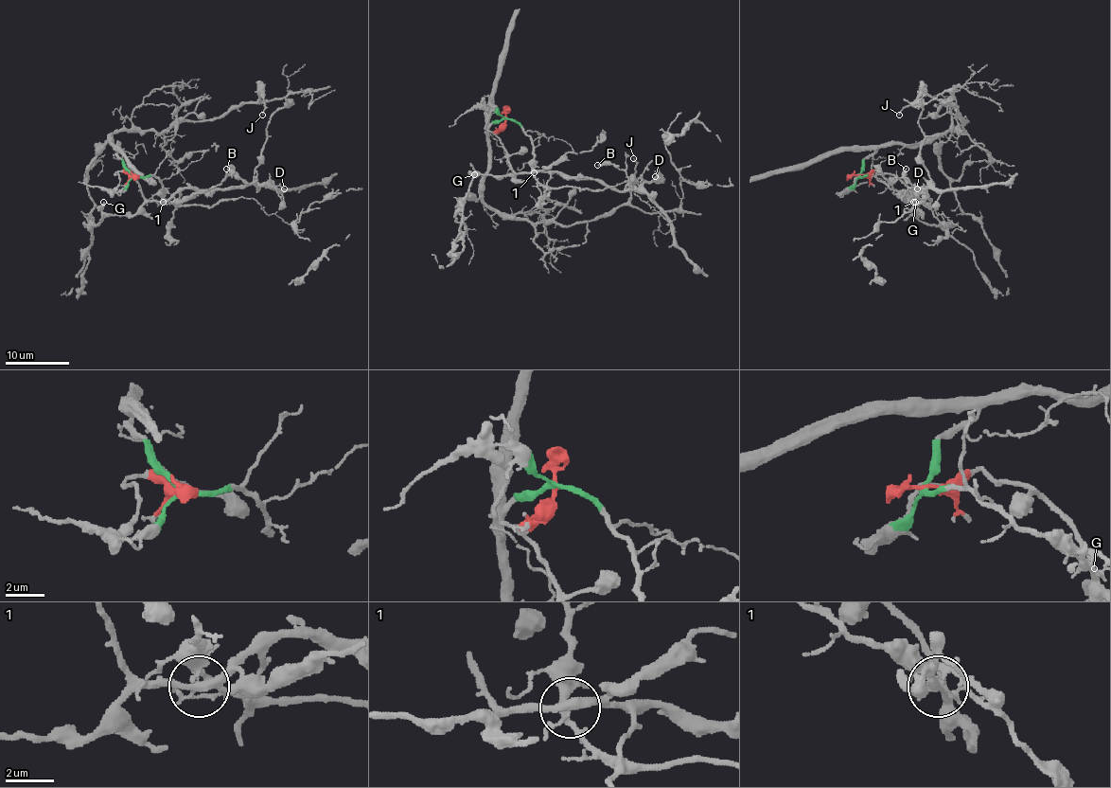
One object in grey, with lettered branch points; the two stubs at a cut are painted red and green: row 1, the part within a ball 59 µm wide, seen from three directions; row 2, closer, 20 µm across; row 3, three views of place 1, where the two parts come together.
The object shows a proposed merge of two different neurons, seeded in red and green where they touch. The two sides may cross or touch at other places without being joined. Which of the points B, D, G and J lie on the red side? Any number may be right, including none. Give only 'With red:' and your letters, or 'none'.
With red: B, D, G

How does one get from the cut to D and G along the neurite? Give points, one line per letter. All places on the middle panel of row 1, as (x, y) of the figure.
D: (505, 118), (498, 139), (512, 170), (519, 172), (549, 170), (600, 179), (620, 190), (635, 190), (655, 176)
G: (505, 118), (505, 126), (498, 134), (498, 139), (514, 174), (474, 174)

